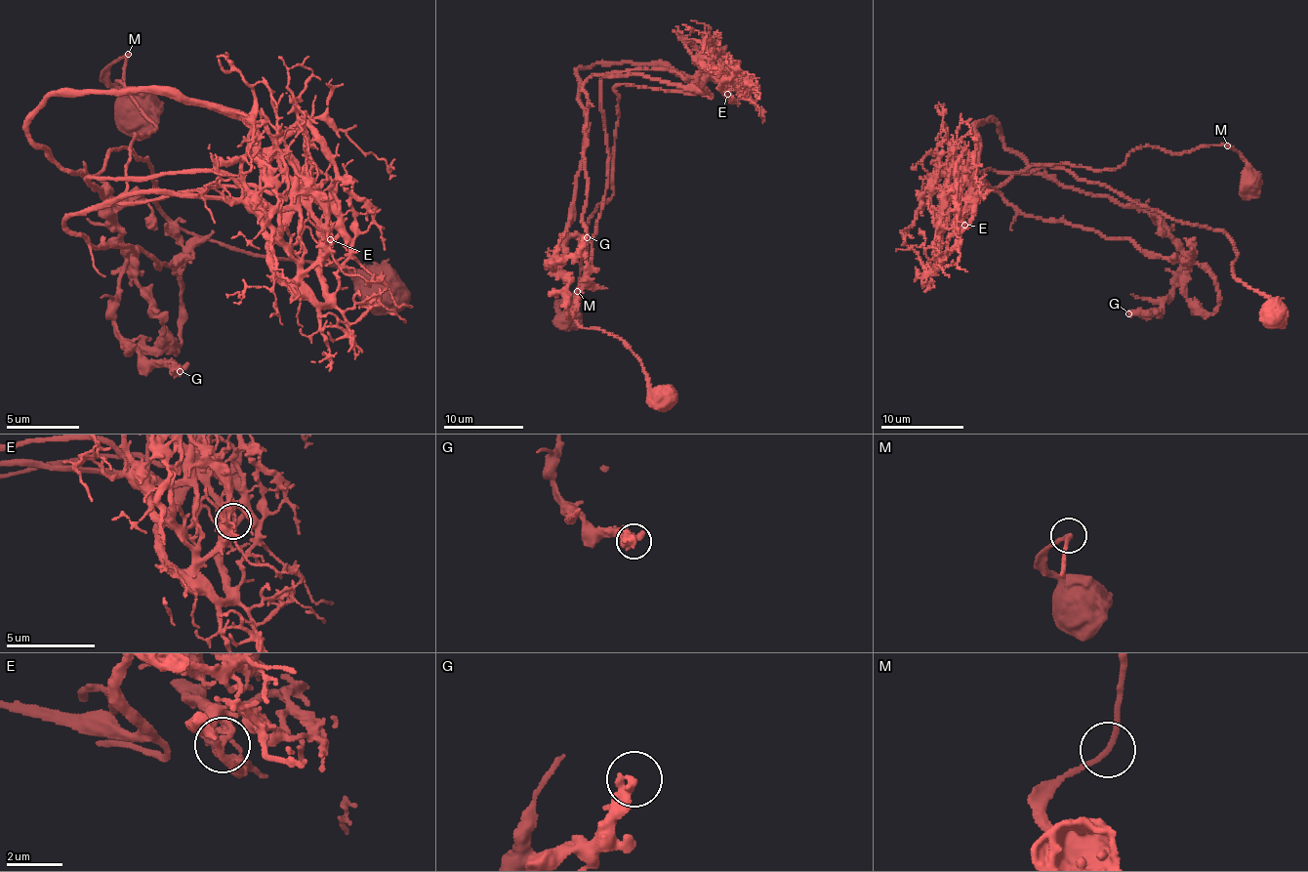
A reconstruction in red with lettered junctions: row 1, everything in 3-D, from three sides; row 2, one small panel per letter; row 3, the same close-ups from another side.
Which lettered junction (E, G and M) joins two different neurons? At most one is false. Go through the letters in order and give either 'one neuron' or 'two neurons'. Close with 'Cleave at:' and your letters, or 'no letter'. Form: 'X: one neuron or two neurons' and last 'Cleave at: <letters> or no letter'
E: two neurons
G: one neuron
M: one neuron
Cleave at: E

